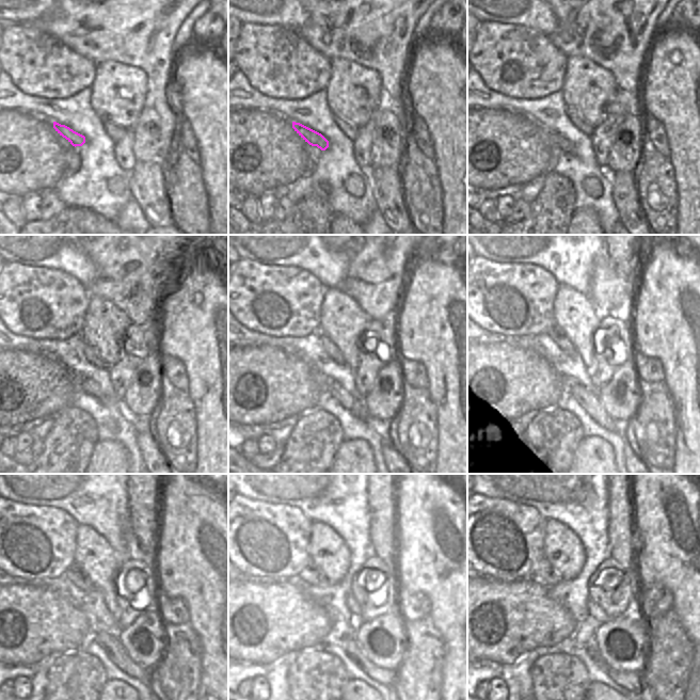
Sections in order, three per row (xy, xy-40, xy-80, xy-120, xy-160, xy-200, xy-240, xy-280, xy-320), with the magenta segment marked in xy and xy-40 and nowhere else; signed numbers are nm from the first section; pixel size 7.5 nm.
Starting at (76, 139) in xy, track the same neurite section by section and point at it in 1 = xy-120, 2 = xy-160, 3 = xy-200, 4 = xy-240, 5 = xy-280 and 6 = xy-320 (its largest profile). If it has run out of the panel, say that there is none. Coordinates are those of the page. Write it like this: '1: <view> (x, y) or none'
1: xy-120 (80, 383)
2: xy-160 (353, 402)
3: xy-200 (589, 400)
4: xy-240 (111, 645)
5: xy-280 (350, 645)
6: xy-320 (629, 681)

